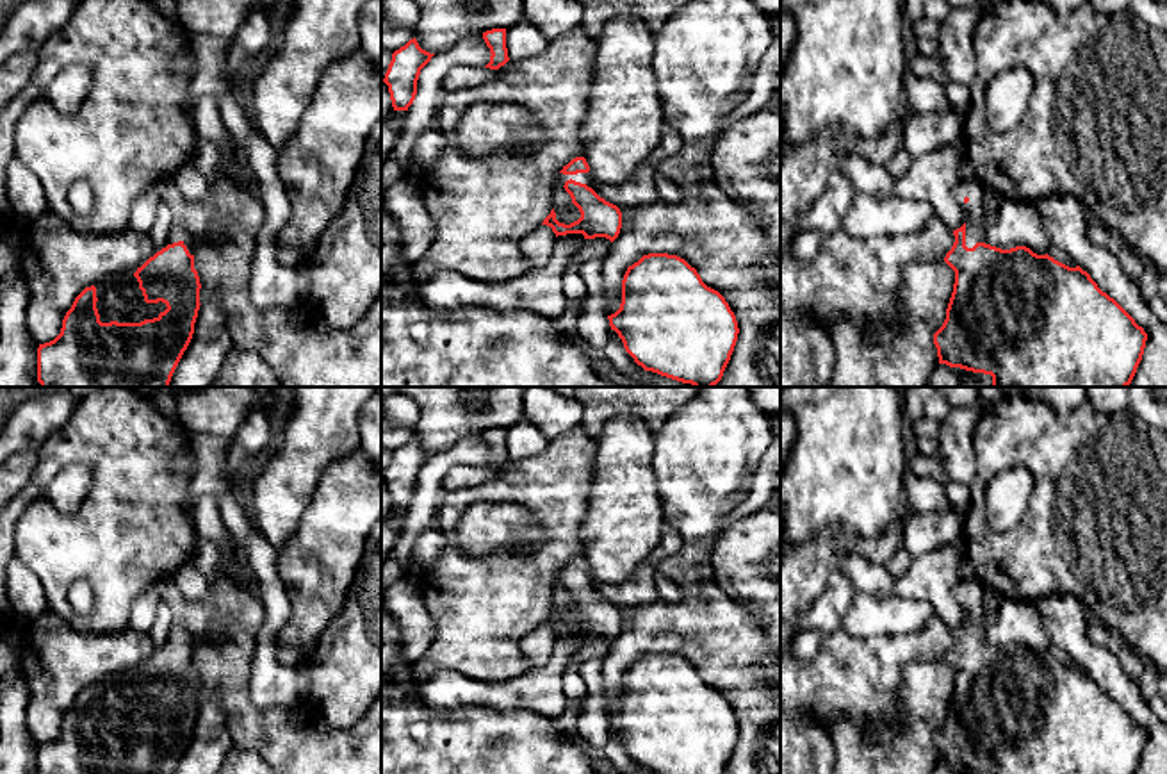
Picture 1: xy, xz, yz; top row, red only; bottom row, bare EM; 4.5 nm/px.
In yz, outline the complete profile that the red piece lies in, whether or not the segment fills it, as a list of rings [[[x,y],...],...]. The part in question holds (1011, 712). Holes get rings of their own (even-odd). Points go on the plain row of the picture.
[[[980,580],[959,581],[953,596],[966,610],[966,622],[953,630],[955,642],[944,662],[955,671],[953,692],[943,726],[934,733],[939,763],[983,774],[1135,774],[1147,733],[1080,665],[1069,667],[1026,646],[1001,649],[985,640],[978,622],[985,587]]]

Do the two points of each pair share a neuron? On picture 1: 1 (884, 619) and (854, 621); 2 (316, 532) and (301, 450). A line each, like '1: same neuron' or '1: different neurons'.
1: same neuron
2: different neurons

